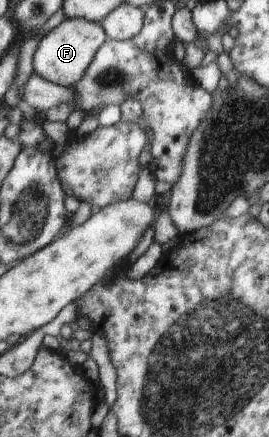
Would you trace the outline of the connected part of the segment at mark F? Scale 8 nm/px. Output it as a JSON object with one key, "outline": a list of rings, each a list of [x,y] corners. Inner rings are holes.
{"outline":[[[65,17],[57,28],[50,30],[39,42],[32,64],[35,74],[59,86],[73,86],[83,78],[85,70],[91,66],[95,53],[101,48],[106,37],[100,23],[89,22],[85,18]]]}

